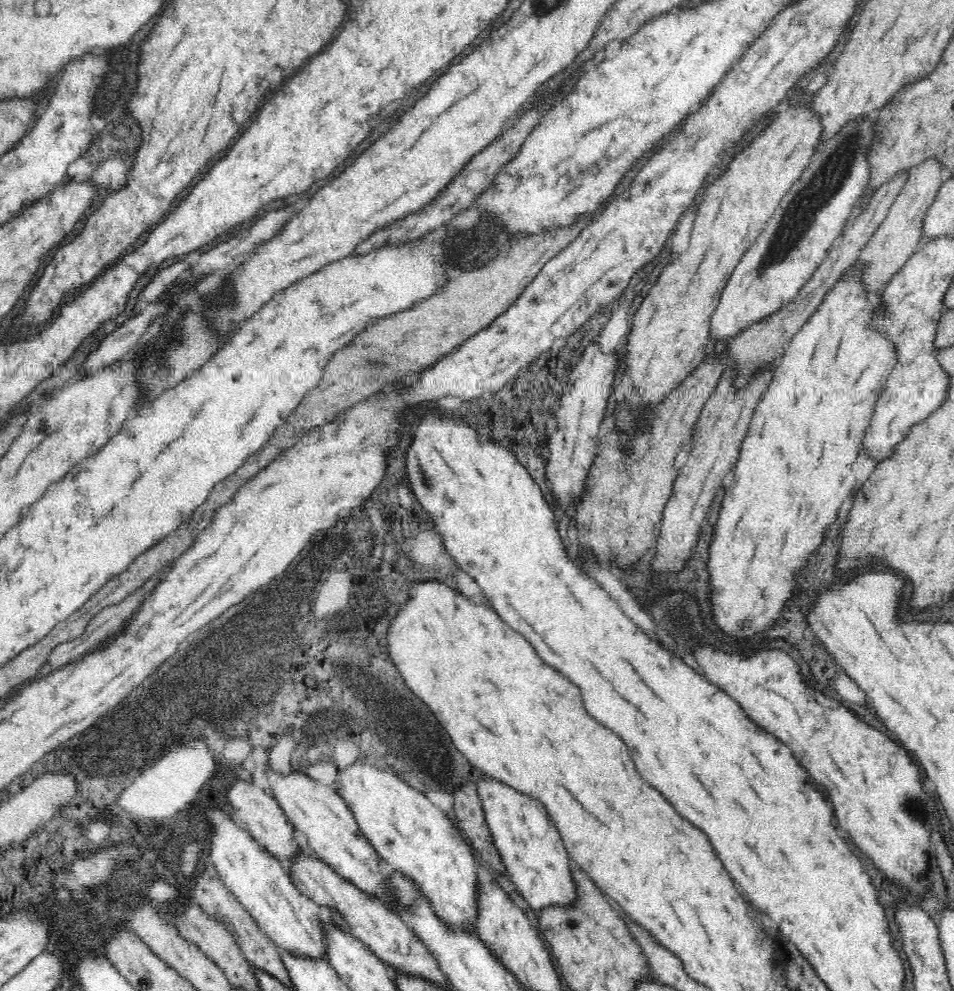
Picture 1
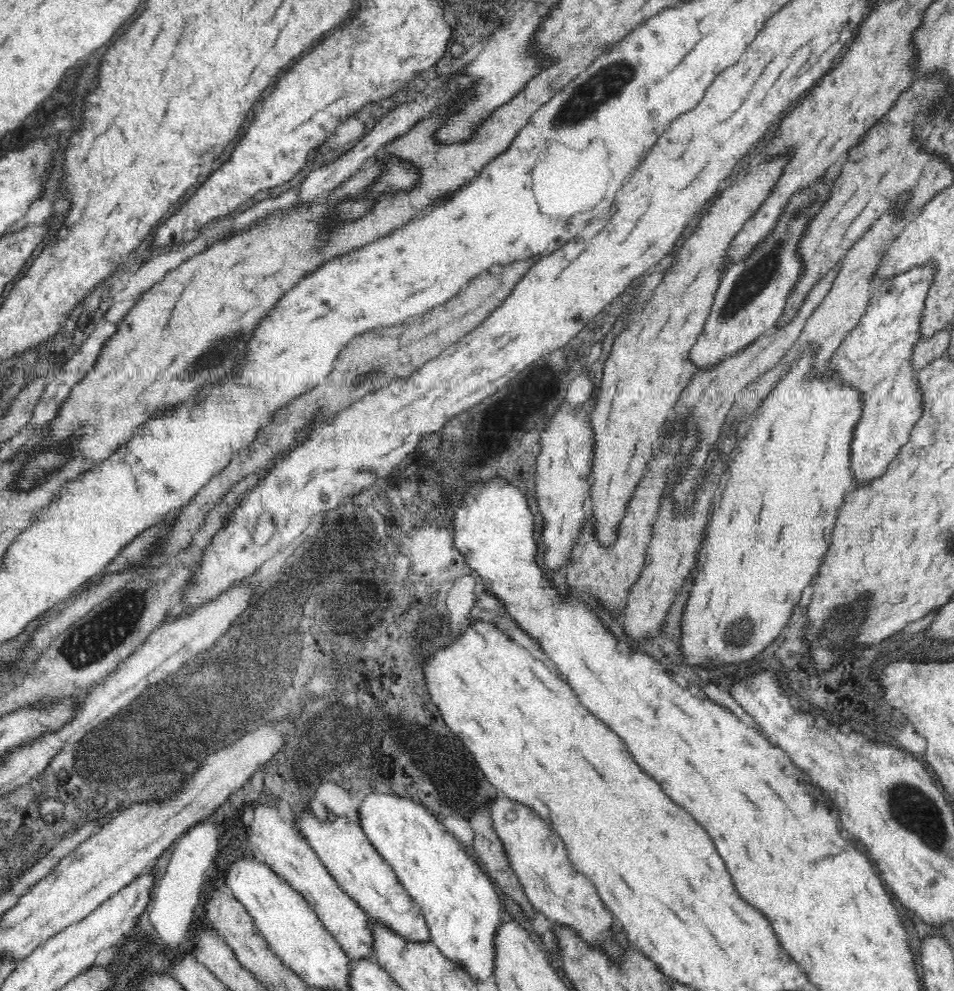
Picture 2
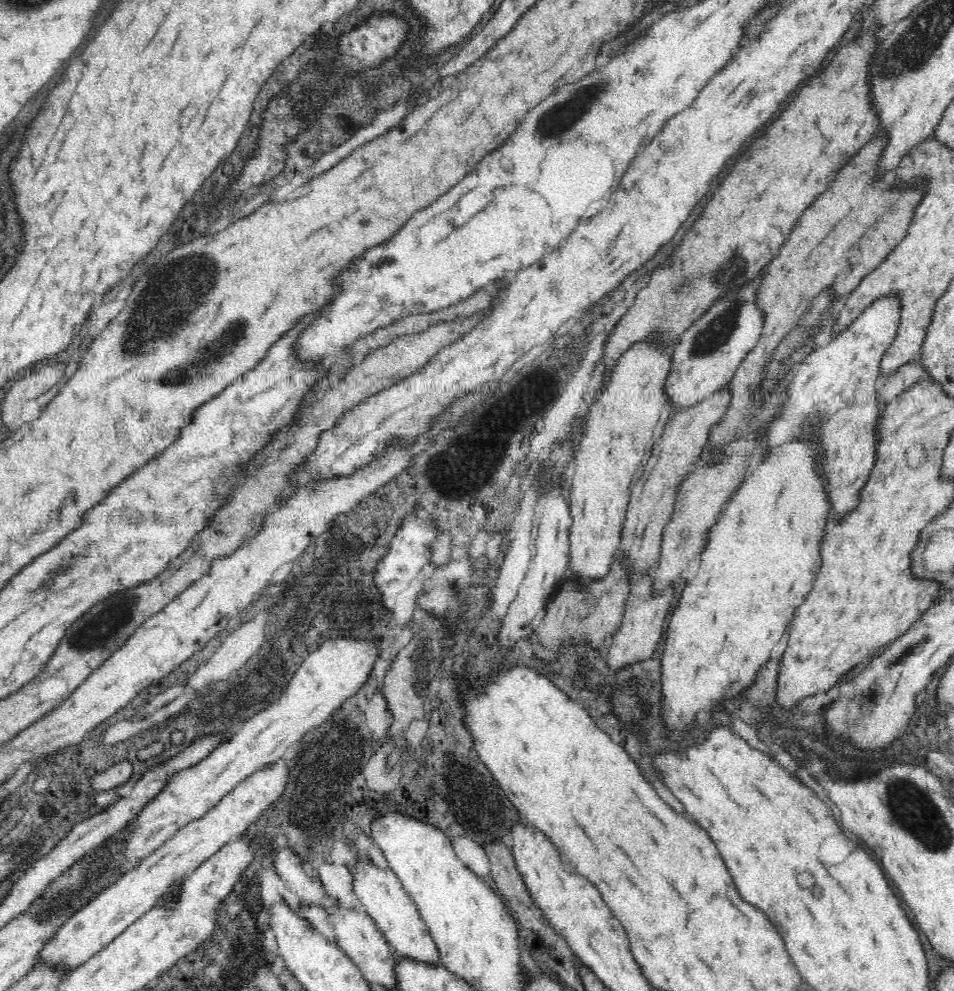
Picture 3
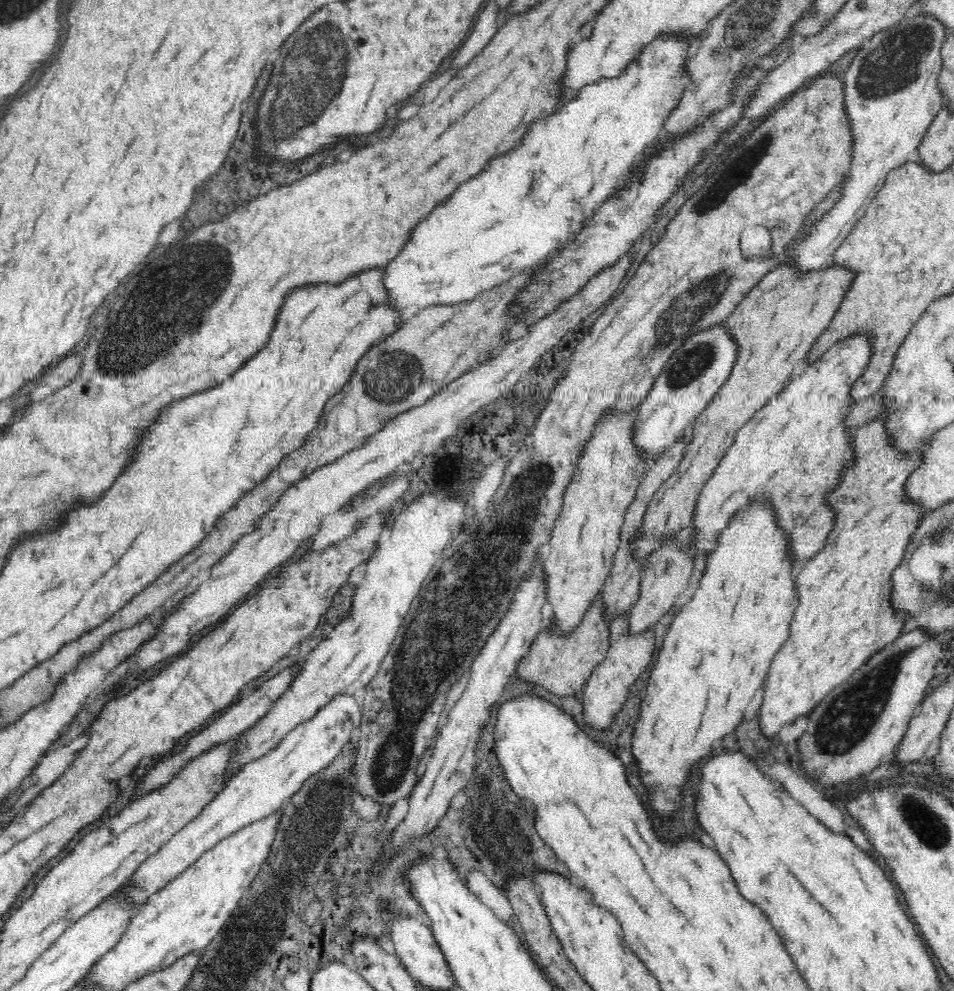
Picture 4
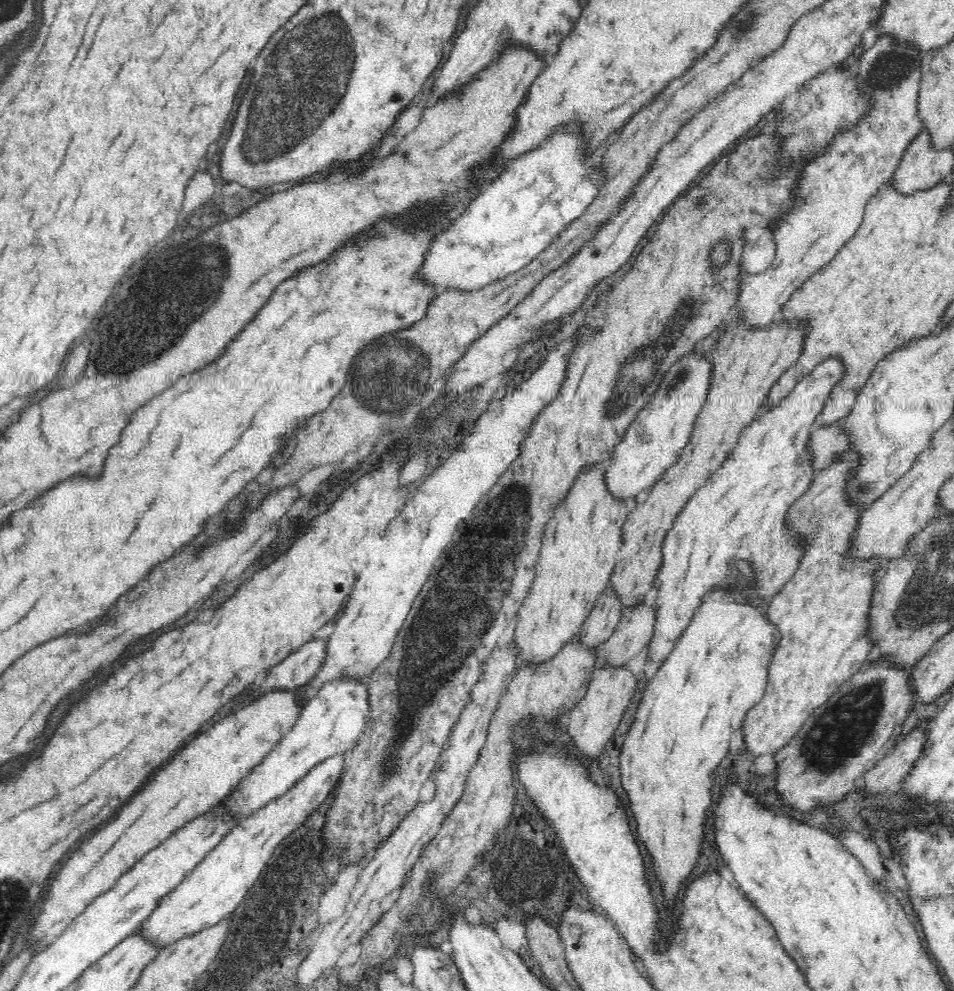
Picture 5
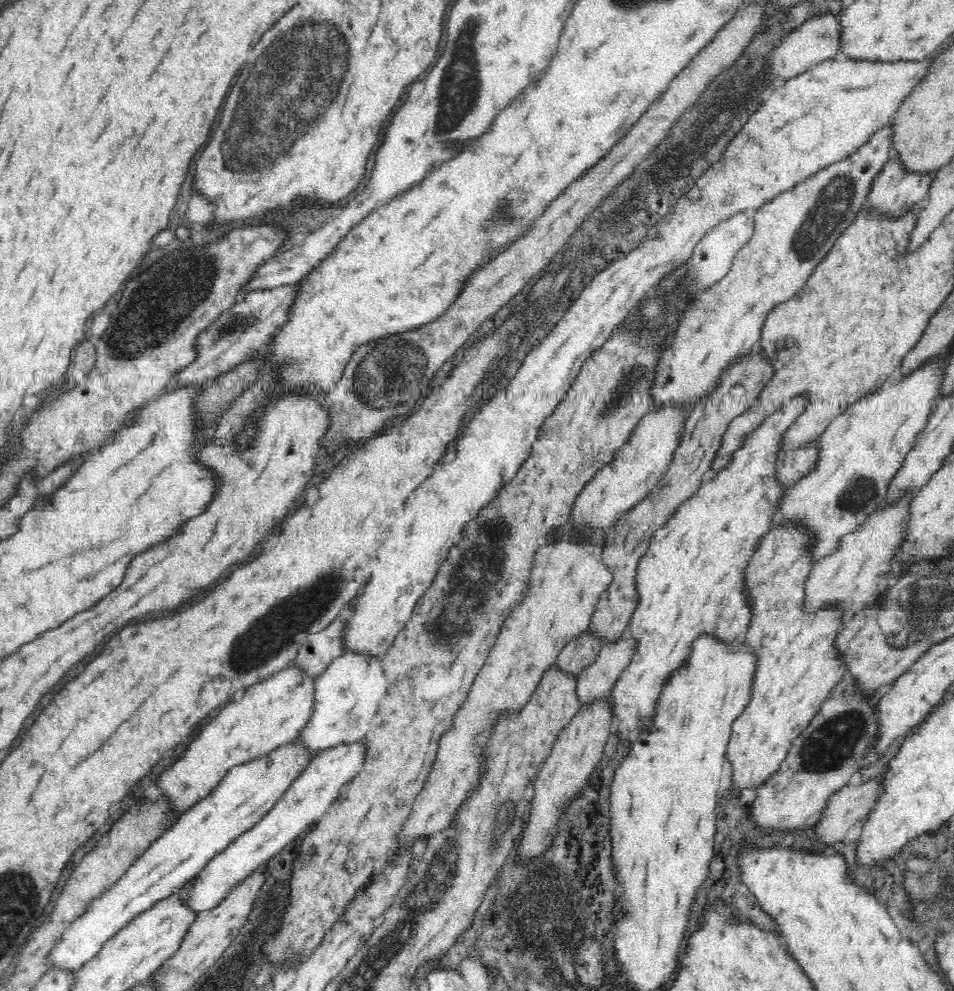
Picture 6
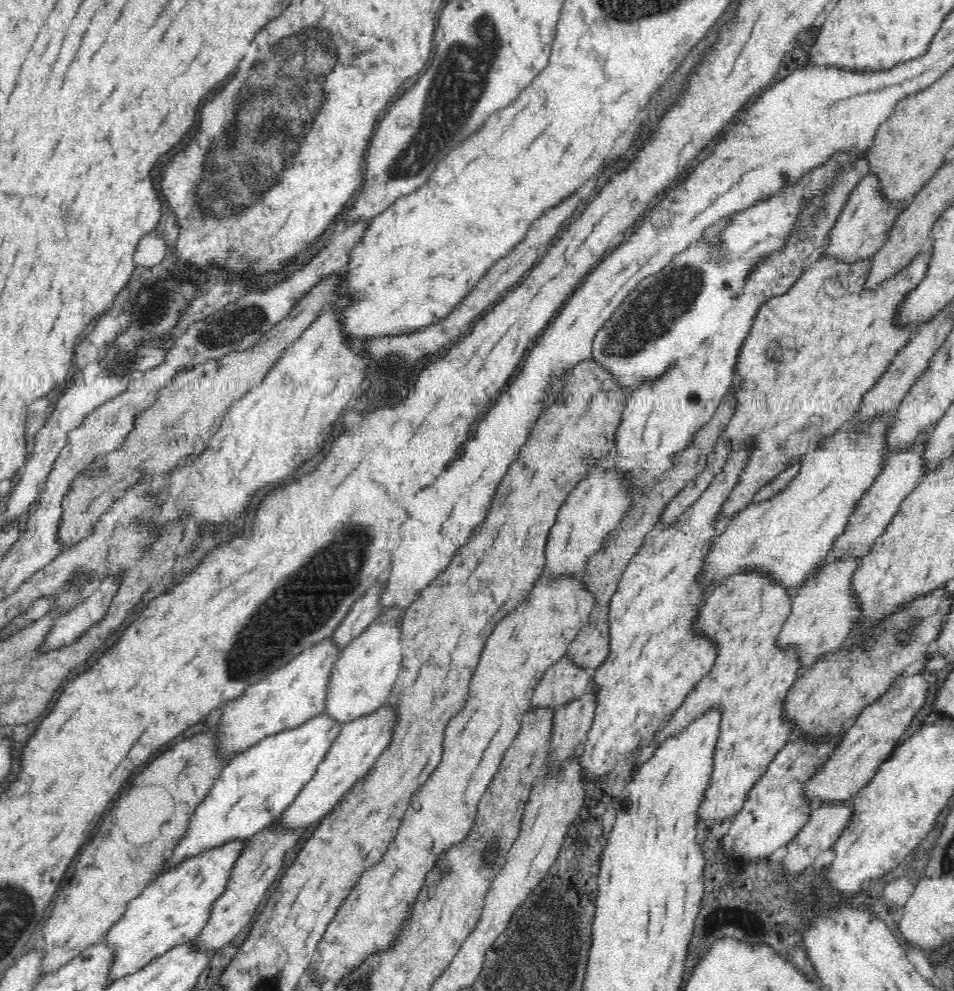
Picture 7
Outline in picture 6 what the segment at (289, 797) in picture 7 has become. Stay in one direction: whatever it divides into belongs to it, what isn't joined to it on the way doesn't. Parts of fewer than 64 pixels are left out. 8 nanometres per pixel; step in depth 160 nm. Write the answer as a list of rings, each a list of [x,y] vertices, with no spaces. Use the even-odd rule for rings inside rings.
[[[298,735],[296,738],[269,750],[261,757],[230,767],[224,773],[223,778],[218,781],[218,784],[204,798],[198,799],[190,808],[187,808],[179,816],[178,822],[170,830],[164,832],[159,840],[152,843],[152,846],[132,864],[123,878],[115,886],[112,886],[107,894],[104,894],[104,897],[96,900],[79,920],[76,920],[71,927],[63,932],[53,953],[52,966],[78,969],[84,963],[92,960],[100,948],[104,946],[104,941],[108,940],[108,937],[111,937],[119,928],[128,924],[134,916],[140,916],[140,912],[149,910],[152,904],[160,898],[165,898],[180,888],[184,881],[196,877],[214,856],[228,848],[238,836],[252,830],[283,799],[288,788],[291,788],[292,782],[303,774],[312,759],[310,747]]]

